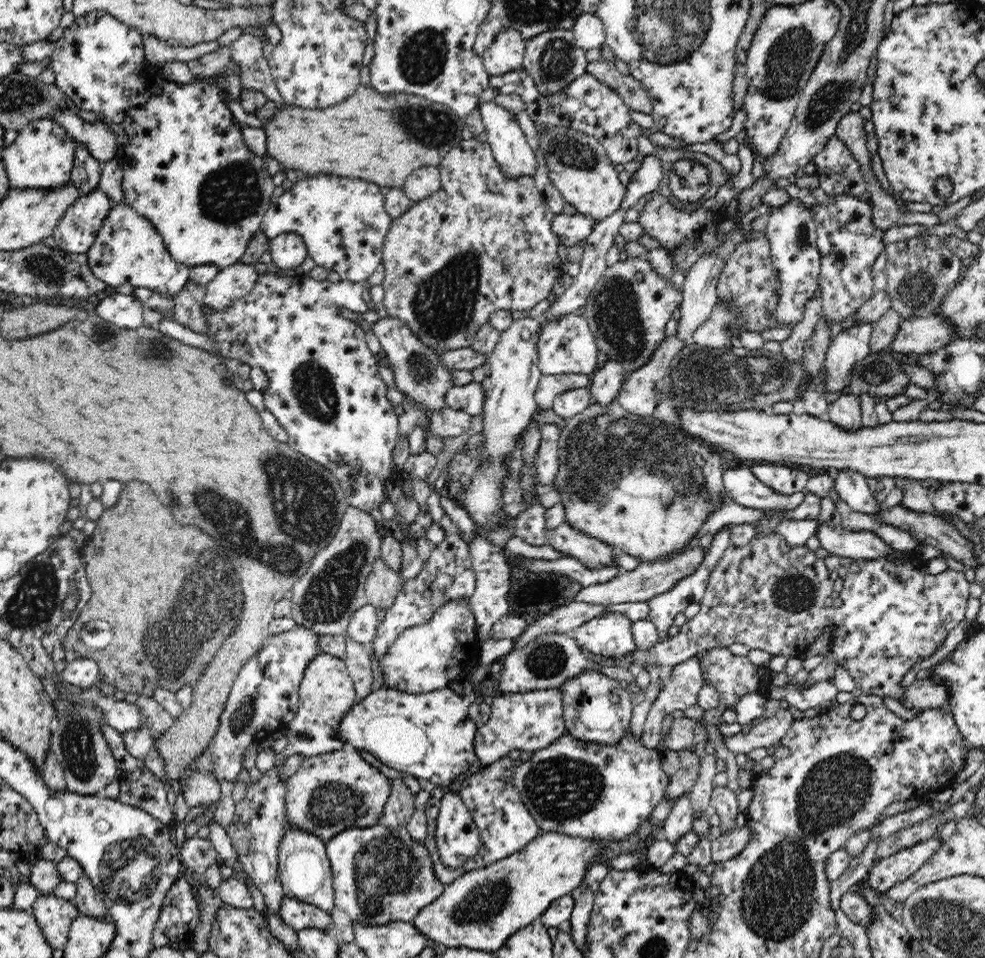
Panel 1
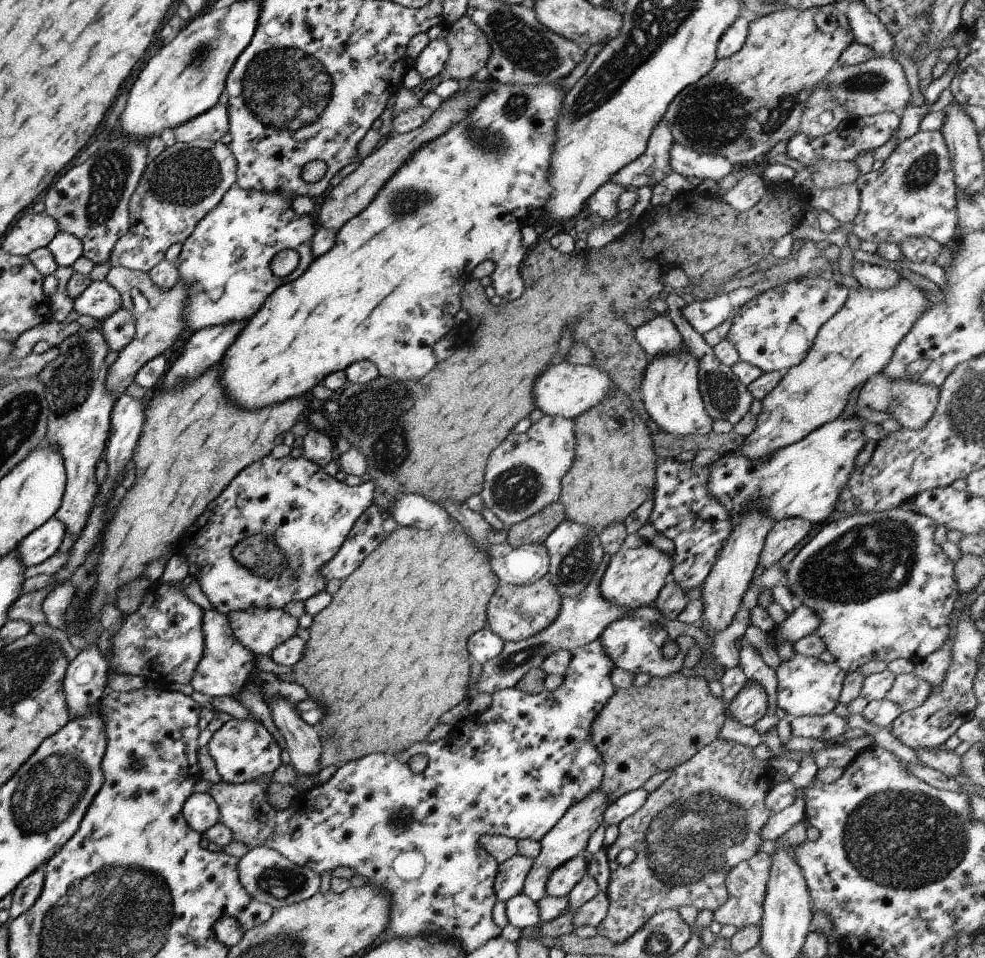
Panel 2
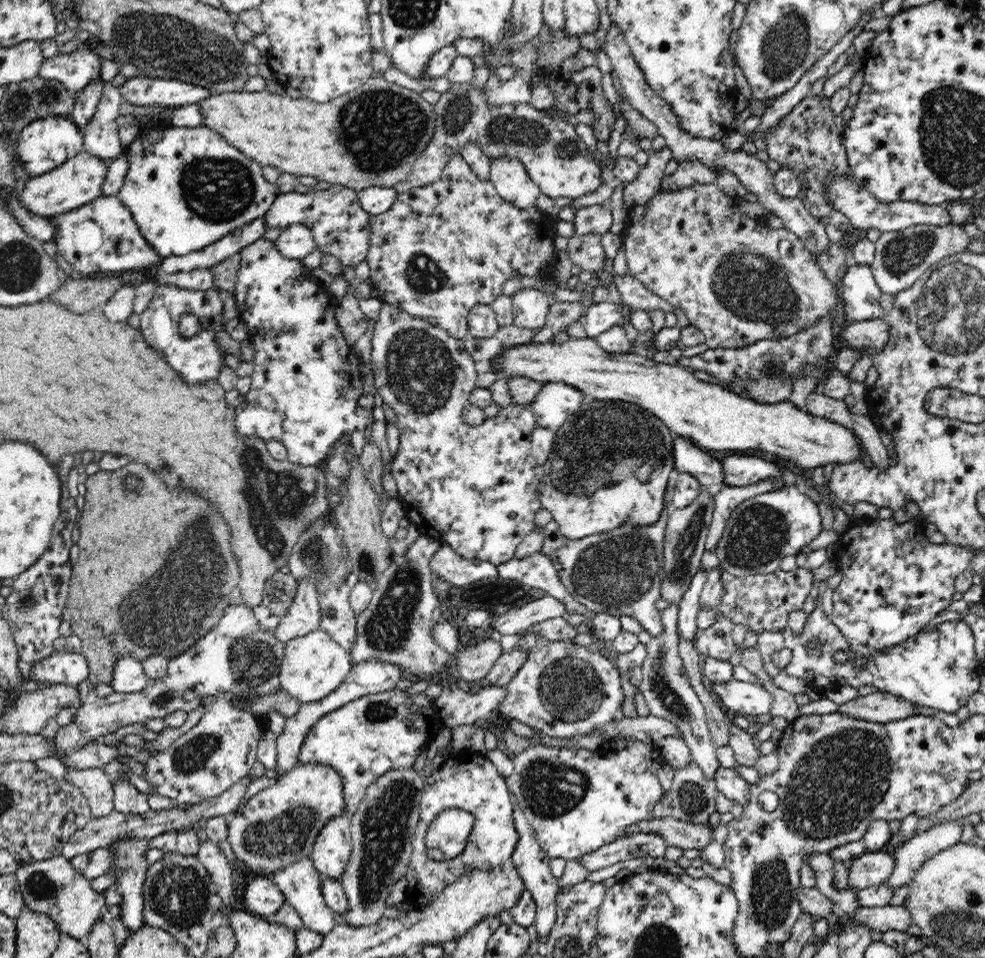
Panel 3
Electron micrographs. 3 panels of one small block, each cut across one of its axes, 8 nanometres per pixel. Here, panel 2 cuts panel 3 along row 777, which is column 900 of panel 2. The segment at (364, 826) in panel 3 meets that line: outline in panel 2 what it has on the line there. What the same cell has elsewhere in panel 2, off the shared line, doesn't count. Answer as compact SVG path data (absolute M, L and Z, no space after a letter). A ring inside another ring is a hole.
M879 372L864 382L857 393L855 402L859 406L890 414L891 418L903 428L919 430L933 416L939 396L940 389L935 384L919 384L906 377L889 380L885 374Z

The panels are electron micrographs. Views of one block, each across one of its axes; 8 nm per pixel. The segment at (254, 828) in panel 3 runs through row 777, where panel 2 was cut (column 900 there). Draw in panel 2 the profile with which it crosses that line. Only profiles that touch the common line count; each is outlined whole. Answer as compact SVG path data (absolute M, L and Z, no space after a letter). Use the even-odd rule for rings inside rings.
M901 277L897 280L897 284L893 284L887 290L871 290L861 286L848 290L845 304L819 327L805 358L797 363L797 366L792 366L789 370L782 372L777 386L774 386L773 390L770 390L767 396L760 400L761 409L756 416L755 426L742 440L739 454L749 460L767 460L771 456L771 452L801 440L806 434L839 417L847 404L849 394L858 385L882 372L883 368L887 366L895 346L911 330L915 320L927 308L929 300L925 294L907 279Z

